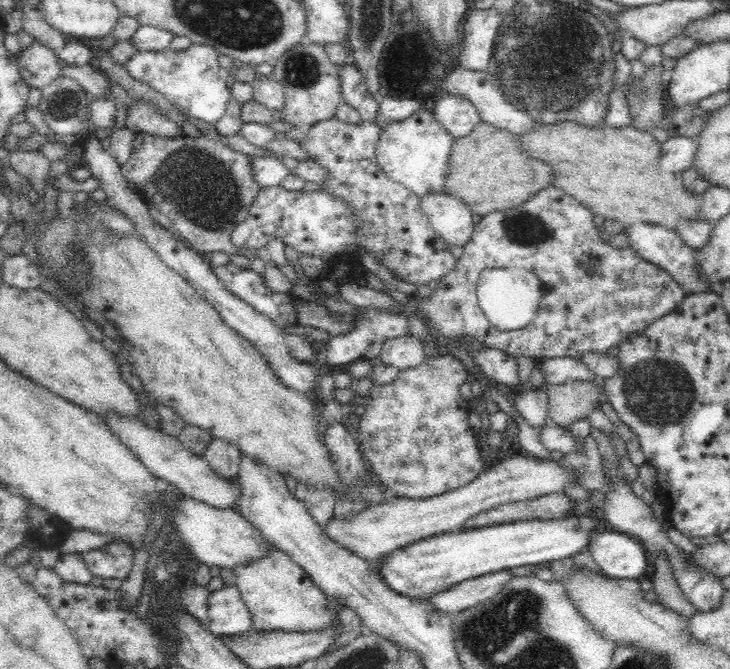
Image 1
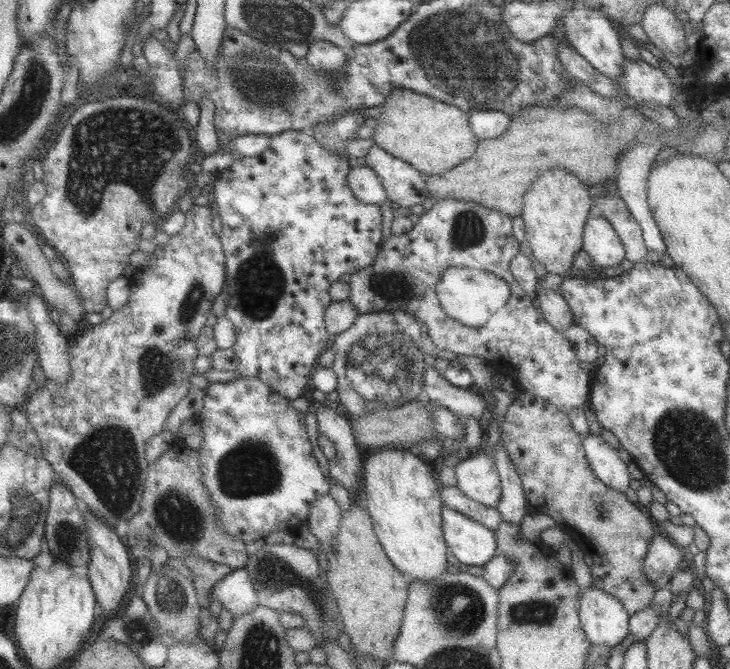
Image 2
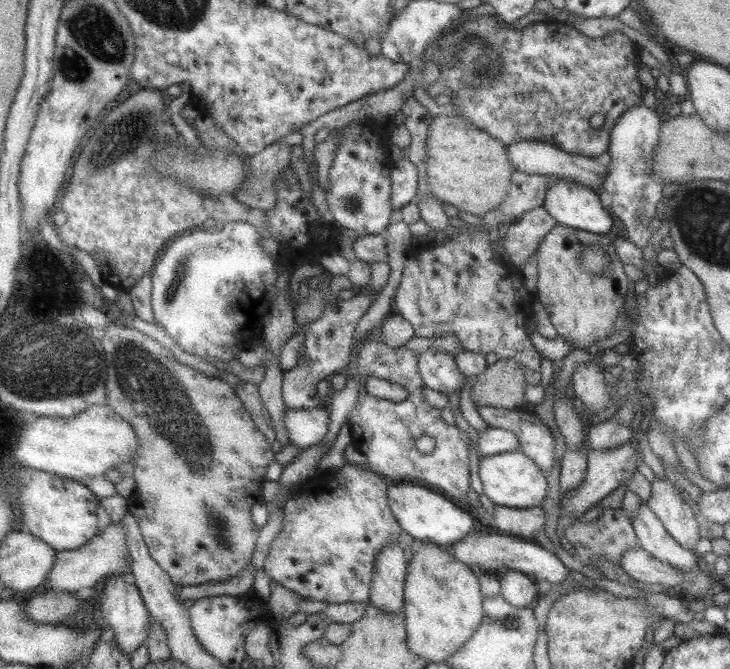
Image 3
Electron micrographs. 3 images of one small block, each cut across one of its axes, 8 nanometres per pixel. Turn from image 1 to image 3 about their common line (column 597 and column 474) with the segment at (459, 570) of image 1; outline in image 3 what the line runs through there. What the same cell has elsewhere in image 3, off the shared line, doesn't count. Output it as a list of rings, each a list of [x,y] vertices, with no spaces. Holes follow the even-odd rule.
[[[389,484],[387,498],[389,498],[391,514],[395,516],[395,522],[399,524],[399,528],[417,542],[431,542],[435,546],[447,548],[465,540],[465,536],[469,536],[469,532],[473,530],[475,518],[471,510],[463,508],[461,504],[455,504],[445,494],[437,494],[421,486],[409,486],[409,484],[391,486]]]

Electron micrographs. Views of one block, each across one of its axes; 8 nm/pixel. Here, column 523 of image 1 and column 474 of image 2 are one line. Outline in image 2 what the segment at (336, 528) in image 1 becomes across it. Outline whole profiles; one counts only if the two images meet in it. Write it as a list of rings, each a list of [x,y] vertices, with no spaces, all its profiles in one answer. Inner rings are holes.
[[[473,452],[455,468],[457,488],[485,508],[497,508],[501,500],[501,478],[495,462],[485,452]]]

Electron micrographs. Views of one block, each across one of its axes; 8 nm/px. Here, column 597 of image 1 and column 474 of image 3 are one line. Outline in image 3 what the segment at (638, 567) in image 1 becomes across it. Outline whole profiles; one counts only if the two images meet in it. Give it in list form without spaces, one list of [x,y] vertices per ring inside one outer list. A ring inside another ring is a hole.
[[[483,534],[483,536],[465,536],[465,540],[461,540],[459,544],[447,546],[449,556],[461,560],[463,564],[477,564],[481,572],[501,572],[501,570],[515,570],[523,576],[533,578],[535,582],[549,582],[553,588],[565,584],[571,578],[571,568],[569,564],[563,564],[555,554],[547,552],[545,548],[541,548],[539,544],[531,544],[531,542],[523,542],[515,536],[507,536],[507,534]]]

